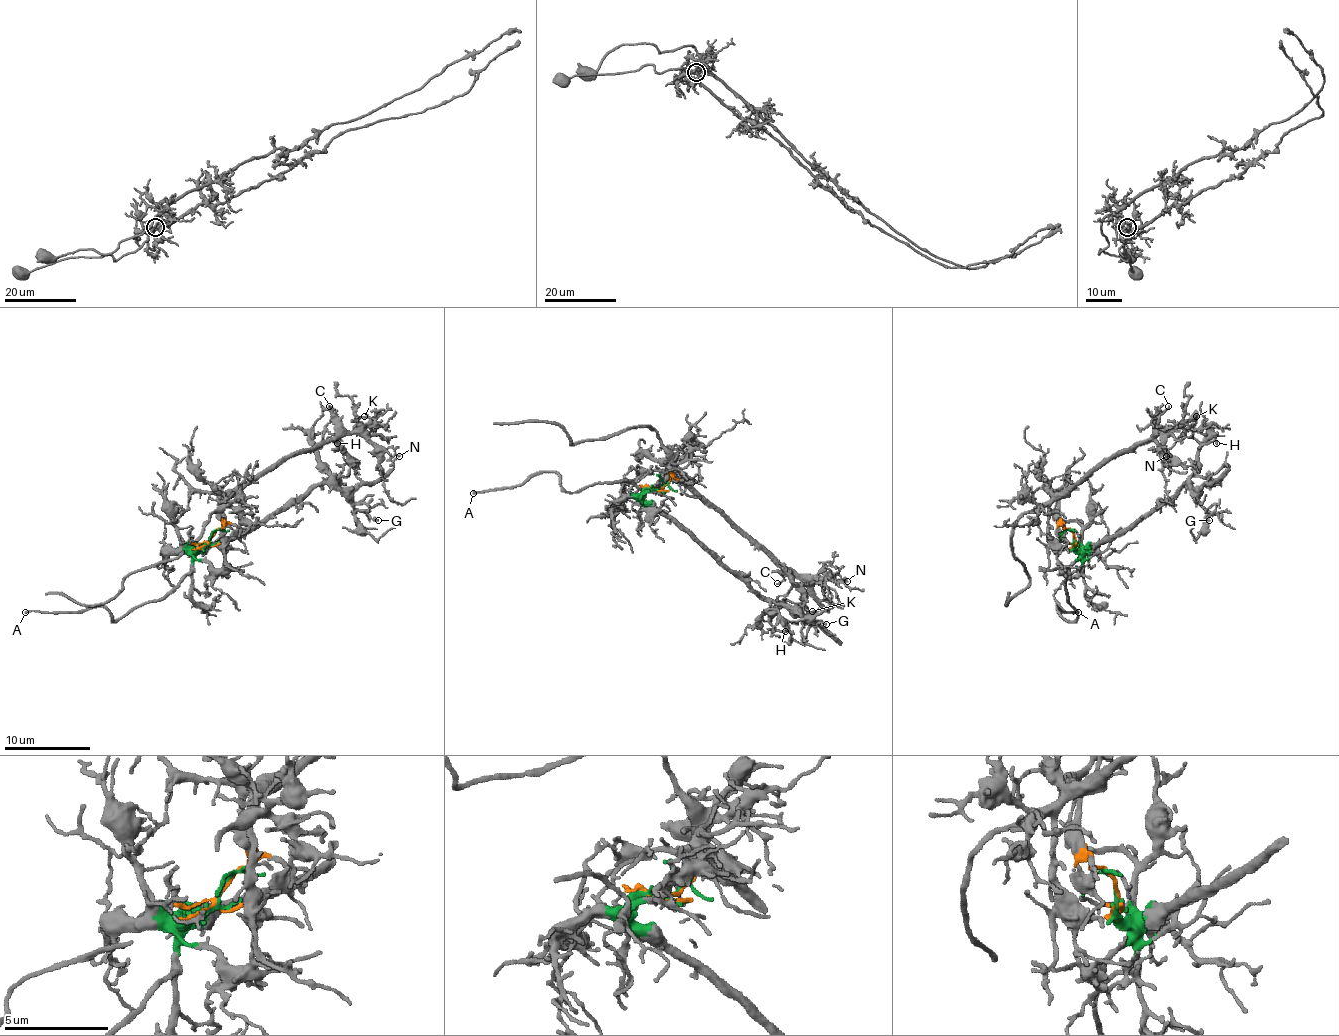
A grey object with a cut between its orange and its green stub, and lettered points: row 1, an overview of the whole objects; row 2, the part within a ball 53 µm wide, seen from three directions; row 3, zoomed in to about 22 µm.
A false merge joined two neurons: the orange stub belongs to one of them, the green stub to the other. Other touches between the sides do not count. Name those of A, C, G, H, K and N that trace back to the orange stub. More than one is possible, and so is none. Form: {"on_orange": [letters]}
{"on_orange": ["C", "K", "N"]}

